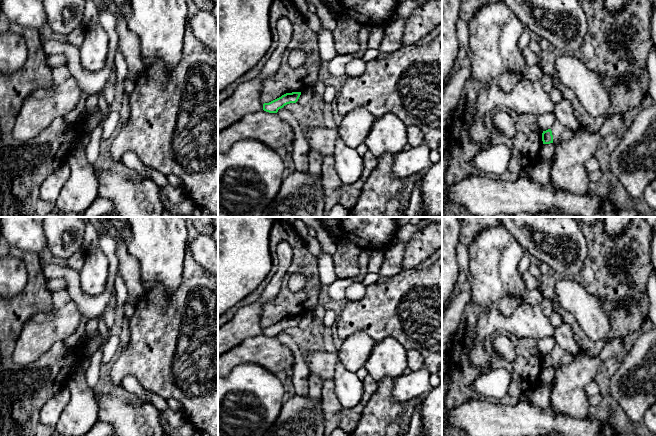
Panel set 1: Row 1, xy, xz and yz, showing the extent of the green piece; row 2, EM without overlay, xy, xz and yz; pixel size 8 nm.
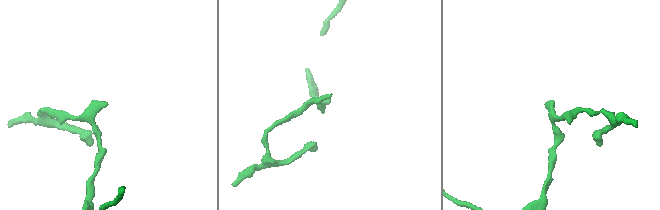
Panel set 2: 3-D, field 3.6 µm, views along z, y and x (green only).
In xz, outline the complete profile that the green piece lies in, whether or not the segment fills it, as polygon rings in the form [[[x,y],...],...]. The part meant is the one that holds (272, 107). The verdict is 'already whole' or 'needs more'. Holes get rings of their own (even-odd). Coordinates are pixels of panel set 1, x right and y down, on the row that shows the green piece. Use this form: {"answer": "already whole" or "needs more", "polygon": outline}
{"answer": "already whole", "polygon": [[[301,92],[286,93],[281,97],[263,104],[263,110],[269,113],[277,113],[279,109],[290,103],[296,103],[301,95]]]}

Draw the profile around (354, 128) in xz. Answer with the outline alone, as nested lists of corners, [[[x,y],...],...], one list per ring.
[[[362,107],[356,108],[343,116],[337,127],[339,137],[347,146],[356,149],[364,143],[375,121],[376,117],[368,110]]]

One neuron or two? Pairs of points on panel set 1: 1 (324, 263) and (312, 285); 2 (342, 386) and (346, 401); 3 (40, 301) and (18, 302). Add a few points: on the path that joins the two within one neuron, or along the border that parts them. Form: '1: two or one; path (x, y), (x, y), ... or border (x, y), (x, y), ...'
1: two; border (316, 258), (319, 280), (322, 284)
2: one; path (346, 390), (346, 397)
3: one; path (35, 301), (23, 302)

